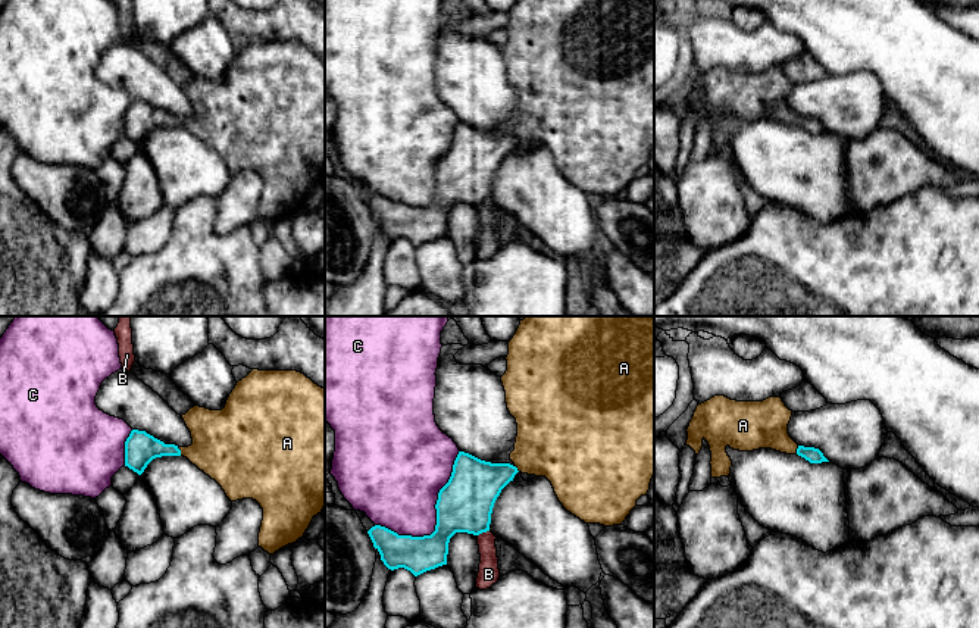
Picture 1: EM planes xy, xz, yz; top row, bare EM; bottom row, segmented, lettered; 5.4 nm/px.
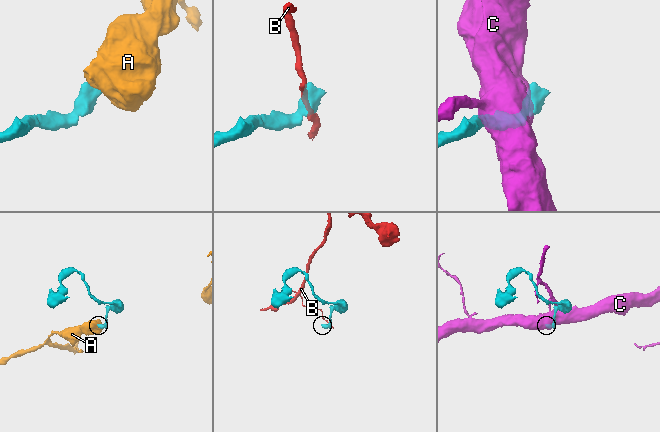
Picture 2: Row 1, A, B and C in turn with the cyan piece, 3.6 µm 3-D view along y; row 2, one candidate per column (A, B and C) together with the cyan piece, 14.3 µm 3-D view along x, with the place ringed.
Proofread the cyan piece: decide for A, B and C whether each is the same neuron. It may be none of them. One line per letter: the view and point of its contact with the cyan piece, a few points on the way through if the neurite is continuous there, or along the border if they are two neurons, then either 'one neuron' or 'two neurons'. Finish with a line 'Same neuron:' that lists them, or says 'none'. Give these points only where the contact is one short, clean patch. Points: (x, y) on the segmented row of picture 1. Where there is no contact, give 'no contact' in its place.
A: contact xy (180, 452); way xy (140, 447), (180, 452), (212, 452), (225, 447); one neuron
B: contact xz (482, 531); border xz (488, 530), (478, 536); two neurons
C: contact xz (437, 519); two neurons
Same neuron: A

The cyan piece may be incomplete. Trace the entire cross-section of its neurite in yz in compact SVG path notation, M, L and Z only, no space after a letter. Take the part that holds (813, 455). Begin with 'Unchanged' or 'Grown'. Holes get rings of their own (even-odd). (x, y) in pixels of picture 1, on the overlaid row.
Grown. M714 396L697 406L686 429L688 440L685 444L698 454L703 441L709 443L711 452L711 478L729 478L732 460L726 453L728 446L739 452L772 449L786 454L798 454L810 463L829 462L819 449L798 446L789 437L788 424L791 416L792 410L785 406L781 397L769 397L763 402L736 402L725 396Z

